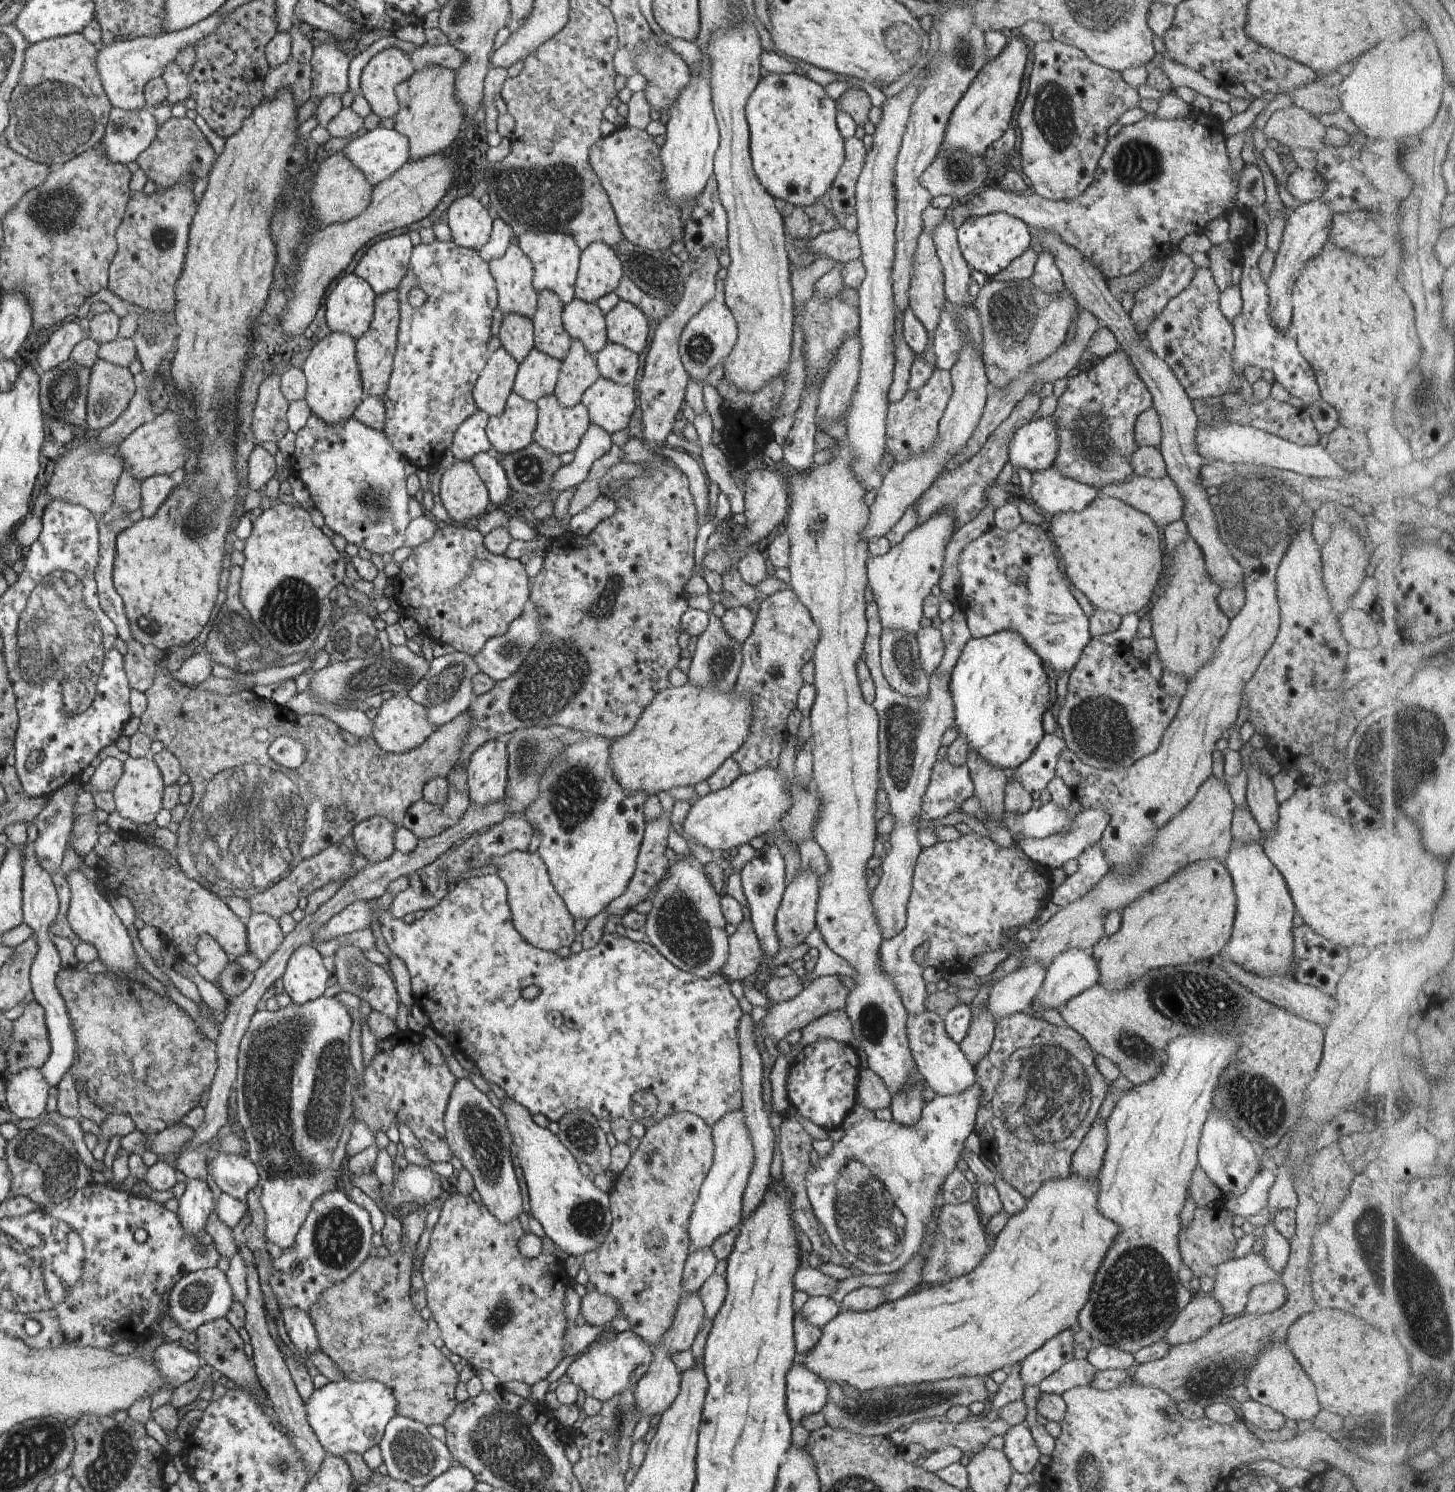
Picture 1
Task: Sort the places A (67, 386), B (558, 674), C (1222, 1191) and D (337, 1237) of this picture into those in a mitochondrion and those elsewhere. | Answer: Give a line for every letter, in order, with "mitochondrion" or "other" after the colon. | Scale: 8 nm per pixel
A: mitochondrion
B: mitochondrion
C: other
D: mitochondrion

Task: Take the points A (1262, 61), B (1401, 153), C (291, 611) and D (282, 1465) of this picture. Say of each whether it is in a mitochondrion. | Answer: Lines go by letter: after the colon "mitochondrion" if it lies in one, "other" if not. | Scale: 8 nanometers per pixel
A: other
B: other
C: mitochondrion
D: mitochondrion

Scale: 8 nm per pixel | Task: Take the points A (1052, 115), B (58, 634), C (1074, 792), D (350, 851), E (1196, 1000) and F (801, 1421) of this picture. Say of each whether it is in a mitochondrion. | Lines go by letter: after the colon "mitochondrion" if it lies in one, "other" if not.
A: mitochondrion
B: mitochondrion
C: other
D: other
E: mitochondrion
F: other

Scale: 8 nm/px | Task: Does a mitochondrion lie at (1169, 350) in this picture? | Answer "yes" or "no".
no

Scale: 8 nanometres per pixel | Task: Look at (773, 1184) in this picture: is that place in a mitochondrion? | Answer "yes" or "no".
no

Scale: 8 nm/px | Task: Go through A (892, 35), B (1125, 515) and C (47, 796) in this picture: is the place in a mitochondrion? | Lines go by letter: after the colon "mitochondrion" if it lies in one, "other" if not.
A: other
B: other
C: other

